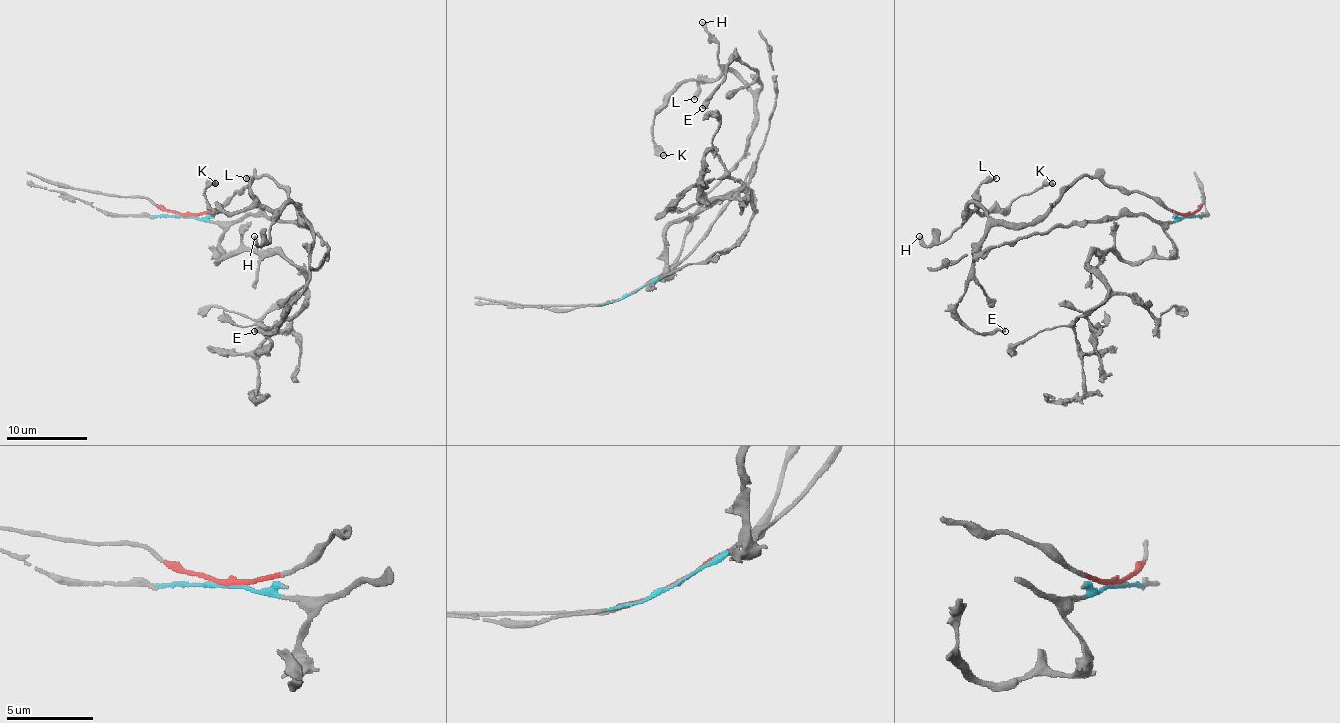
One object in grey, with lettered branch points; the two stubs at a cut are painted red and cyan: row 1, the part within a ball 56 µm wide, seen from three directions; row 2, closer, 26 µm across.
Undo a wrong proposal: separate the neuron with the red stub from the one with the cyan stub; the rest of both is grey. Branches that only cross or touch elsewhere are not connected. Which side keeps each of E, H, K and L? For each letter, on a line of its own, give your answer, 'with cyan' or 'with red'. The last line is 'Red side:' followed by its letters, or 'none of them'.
E: with red
H: with red
K: with red
L: with red
Red side: E, H, K, L

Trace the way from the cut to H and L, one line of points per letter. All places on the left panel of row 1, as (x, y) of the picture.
H: (183, 216), (213, 212), (264, 175), (307, 222), (293, 204), (270, 226), (270, 240), (258, 246), (254, 236)
L: (183, 216), (213, 212), (256, 177), (268, 175), (305, 224), (293, 204), (274, 210), (264, 206), (246, 177)

